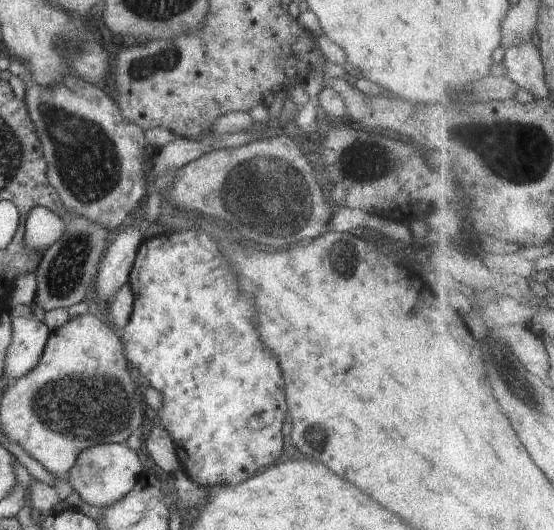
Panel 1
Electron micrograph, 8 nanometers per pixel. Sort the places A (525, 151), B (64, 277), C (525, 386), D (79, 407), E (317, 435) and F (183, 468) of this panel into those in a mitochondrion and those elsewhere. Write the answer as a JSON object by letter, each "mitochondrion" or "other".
{"A":"mitochondrion","B":"mitochondrion","C":"mitochondrion","D":"mitochondrion","E":"mitochondrion","F":"other"}

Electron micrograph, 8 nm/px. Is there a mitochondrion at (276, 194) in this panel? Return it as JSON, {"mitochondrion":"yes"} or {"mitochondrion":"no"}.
{"mitochondrion":"yes"}

